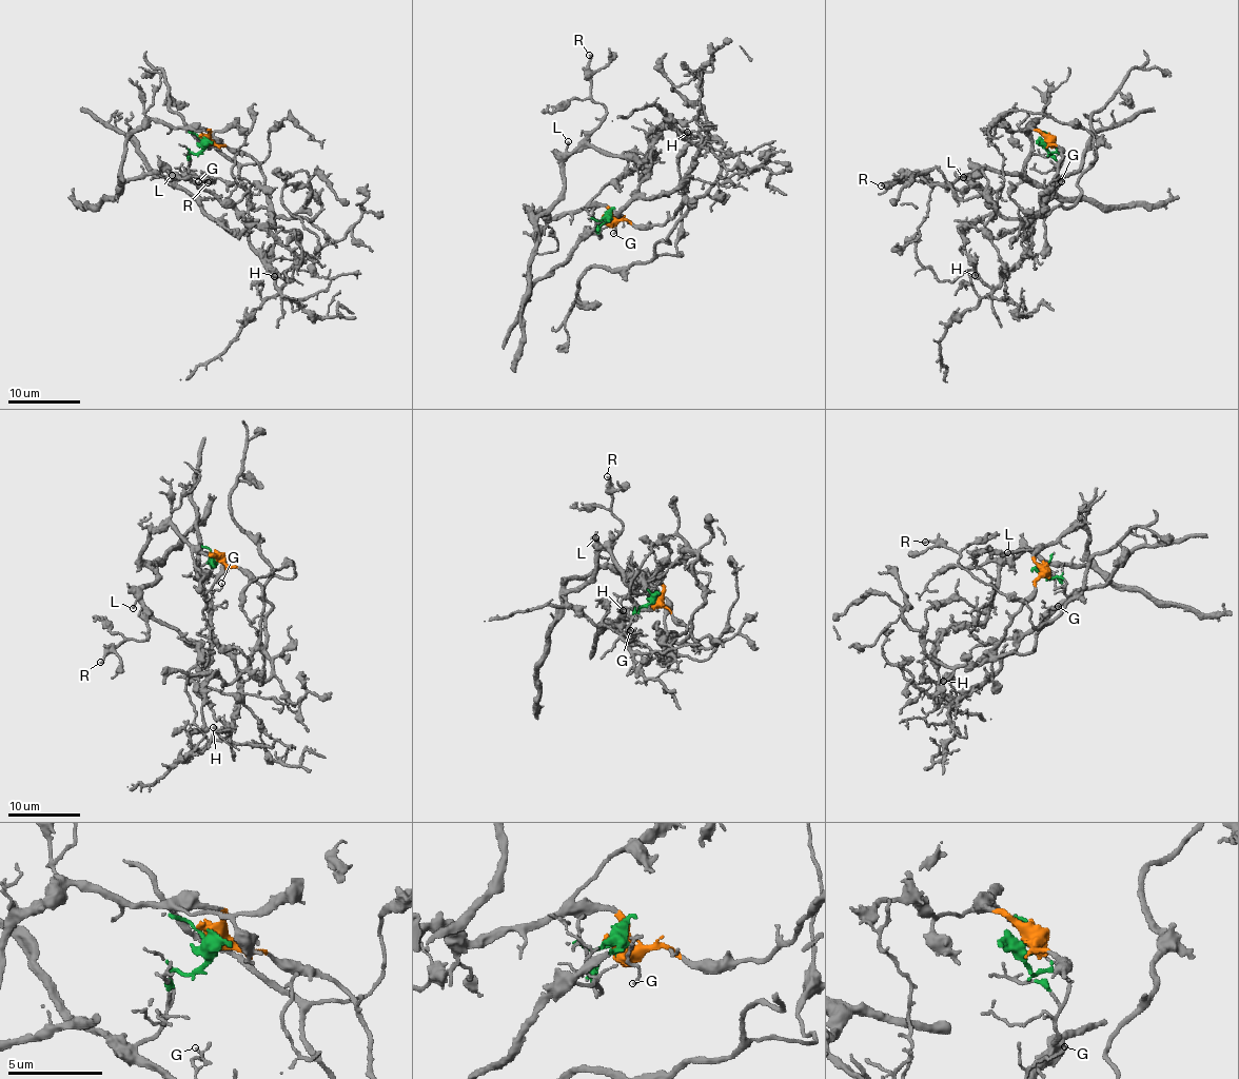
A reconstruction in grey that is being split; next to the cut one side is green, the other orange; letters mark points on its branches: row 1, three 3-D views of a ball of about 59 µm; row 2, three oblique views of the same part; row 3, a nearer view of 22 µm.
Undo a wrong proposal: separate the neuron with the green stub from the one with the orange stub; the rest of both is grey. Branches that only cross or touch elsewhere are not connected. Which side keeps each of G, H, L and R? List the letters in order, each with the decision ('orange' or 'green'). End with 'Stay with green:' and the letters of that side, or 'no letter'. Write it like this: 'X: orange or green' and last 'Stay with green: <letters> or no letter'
G: green
H: green
L: orange
R: orange
Stay with green: G, H

